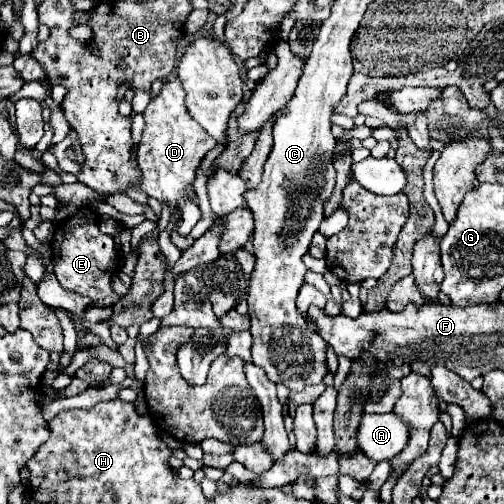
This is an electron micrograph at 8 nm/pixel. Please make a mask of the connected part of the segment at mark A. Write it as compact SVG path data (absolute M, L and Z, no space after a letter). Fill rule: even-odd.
M393 412L363 414L357 432L357 446L373 462L391 460L405 448L407 440L409 440L409 426Z

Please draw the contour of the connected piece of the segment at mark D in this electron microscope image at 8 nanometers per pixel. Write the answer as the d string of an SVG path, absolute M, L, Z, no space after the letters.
M171 78L163 84L161 92L149 102L143 112L145 128L143 138L139 142L139 168L143 172L141 190L147 196L157 198L161 204L169 204L171 210L179 206L179 200L193 200L195 196L187 196L187 186L195 180L195 170L201 164L201 158L217 146L217 142L203 132L203 128L185 112L185 90L181 88L181 80Z

